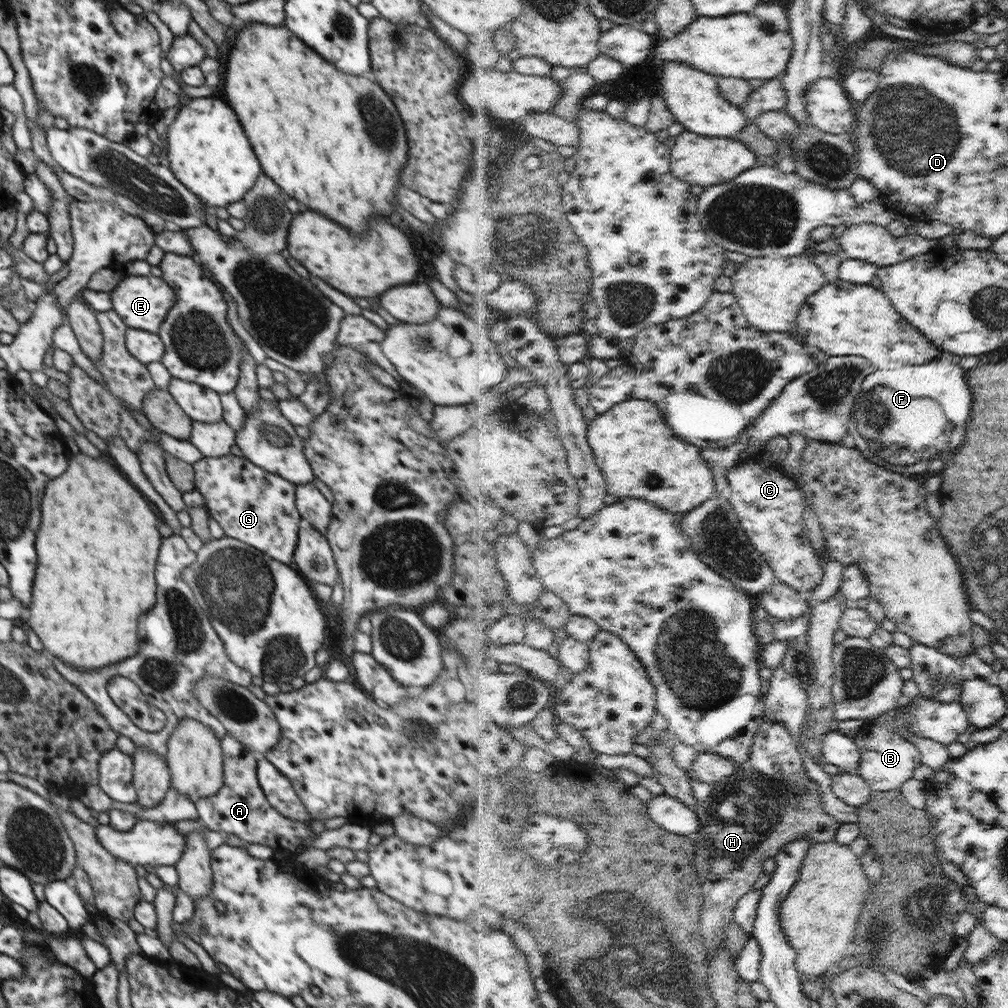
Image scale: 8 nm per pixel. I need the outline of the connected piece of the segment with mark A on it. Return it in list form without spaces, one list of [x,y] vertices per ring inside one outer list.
[[[226,733],[221,738],[223,752],[223,782],[218,792],[212,796],[200,797],[195,802],[198,820],[210,831],[235,834],[248,843],[264,844],[274,850],[300,855],[314,846],[315,837],[308,823],[294,821],[282,816],[265,797],[257,778],[258,757],[246,749],[240,741]]]

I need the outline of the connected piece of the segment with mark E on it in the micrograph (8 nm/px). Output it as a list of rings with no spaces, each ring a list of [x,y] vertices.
[[[152,274],[123,277],[118,286],[110,293],[112,310],[118,312],[118,316],[122,318],[127,327],[138,328],[138,330],[152,332],[152,334],[158,334],[160,325],[165,322],[168,310],[174,305],[176,299],[178,299],[176,292],[164,282],[164,279]]]

